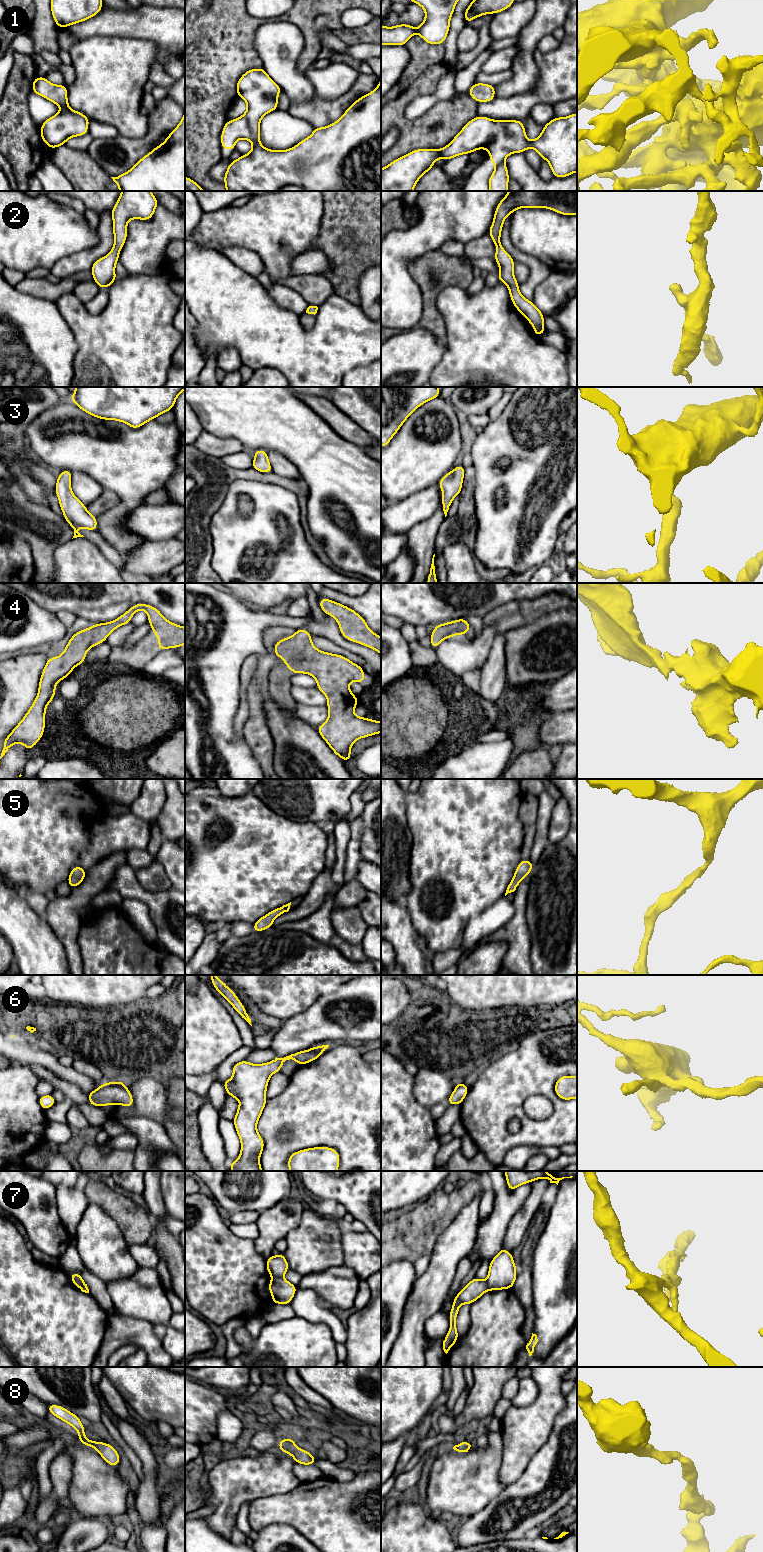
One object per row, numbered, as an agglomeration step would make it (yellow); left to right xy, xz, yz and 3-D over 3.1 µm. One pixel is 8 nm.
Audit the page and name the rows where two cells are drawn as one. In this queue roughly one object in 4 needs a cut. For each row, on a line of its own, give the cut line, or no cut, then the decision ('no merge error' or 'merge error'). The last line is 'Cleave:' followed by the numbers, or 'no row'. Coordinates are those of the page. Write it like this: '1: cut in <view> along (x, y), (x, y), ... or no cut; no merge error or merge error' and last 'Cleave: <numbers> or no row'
1: no cut; no merge error
2: no cut; no merge error
3: no cut; no merge error
4: no cut; no merge error
5: no cut; no merge error
6: no cut; no merge error
7: cut in xz along (272, 1276), (280, 1276), (282, 1278); merge error
8: no cut; no merge error
Cleave: 7

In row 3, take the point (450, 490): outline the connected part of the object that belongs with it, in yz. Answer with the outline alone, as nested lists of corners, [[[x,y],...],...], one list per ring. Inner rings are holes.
[[[456,466],[451,472],[445,474],[439,481],[438,486],[442,489],[442,507],[447,516],[452,500],[460,495],[463,485],[465,466]]]

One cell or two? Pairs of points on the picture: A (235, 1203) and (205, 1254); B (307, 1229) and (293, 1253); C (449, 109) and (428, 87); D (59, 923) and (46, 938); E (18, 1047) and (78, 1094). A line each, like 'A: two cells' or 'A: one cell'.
A: two cells
B: one cell
C: one cell
D: two cells
E: two cells

